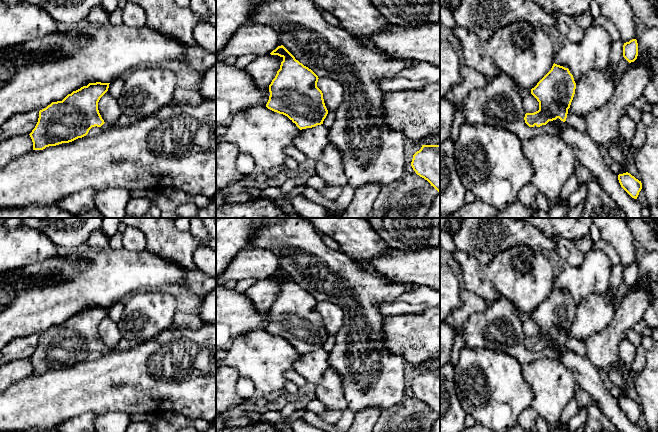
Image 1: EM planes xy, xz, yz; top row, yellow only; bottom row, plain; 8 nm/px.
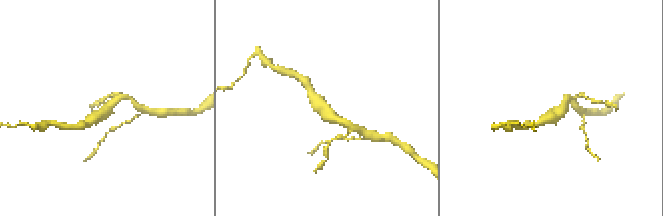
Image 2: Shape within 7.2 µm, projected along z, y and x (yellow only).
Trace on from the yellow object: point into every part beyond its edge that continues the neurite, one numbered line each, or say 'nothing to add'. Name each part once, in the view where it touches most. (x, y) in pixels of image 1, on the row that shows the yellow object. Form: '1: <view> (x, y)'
1: xy (124, 121)

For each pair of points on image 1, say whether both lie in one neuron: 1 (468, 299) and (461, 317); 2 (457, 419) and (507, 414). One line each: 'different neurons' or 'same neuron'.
1: same neuron
2: different neurons

